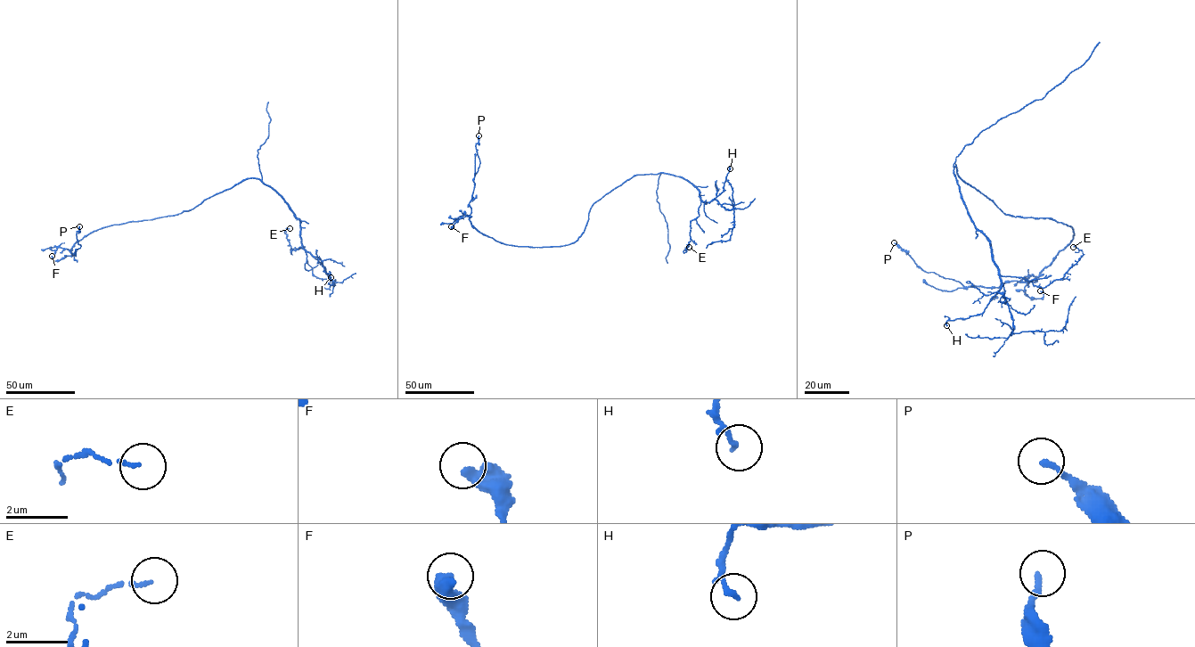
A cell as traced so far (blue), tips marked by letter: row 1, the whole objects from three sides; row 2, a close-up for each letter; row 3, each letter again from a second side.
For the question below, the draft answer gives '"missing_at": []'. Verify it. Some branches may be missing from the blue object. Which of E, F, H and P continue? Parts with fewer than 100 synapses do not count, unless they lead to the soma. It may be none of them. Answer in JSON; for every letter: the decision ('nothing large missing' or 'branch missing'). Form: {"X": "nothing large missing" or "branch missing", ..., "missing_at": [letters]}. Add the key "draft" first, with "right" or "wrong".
{"draft": "right", "E": "nothing large missing", "F": "nothing large missing", "H": "nothing large missing", "P": "nothing large missing", "missing_at": []}

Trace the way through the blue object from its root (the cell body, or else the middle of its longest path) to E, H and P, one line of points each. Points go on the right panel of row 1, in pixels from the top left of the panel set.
E: (994, 203), (964, 182), (955, 165), (968, 214), (989, 242), (1001, 275), (1044, 288), (1082, 256), (1073, 247)
H: (994, 203), (964, 182), (955, 165), (961, 197), (989, 242), (1001, 289), (981, 314), (947, 320), (946, 325)
P: (994, 203), (1006, 214), (1069, 225), (1073, 238), (1031, 281), (994, 288), (965, 287), (922, 271), (894, 242)

